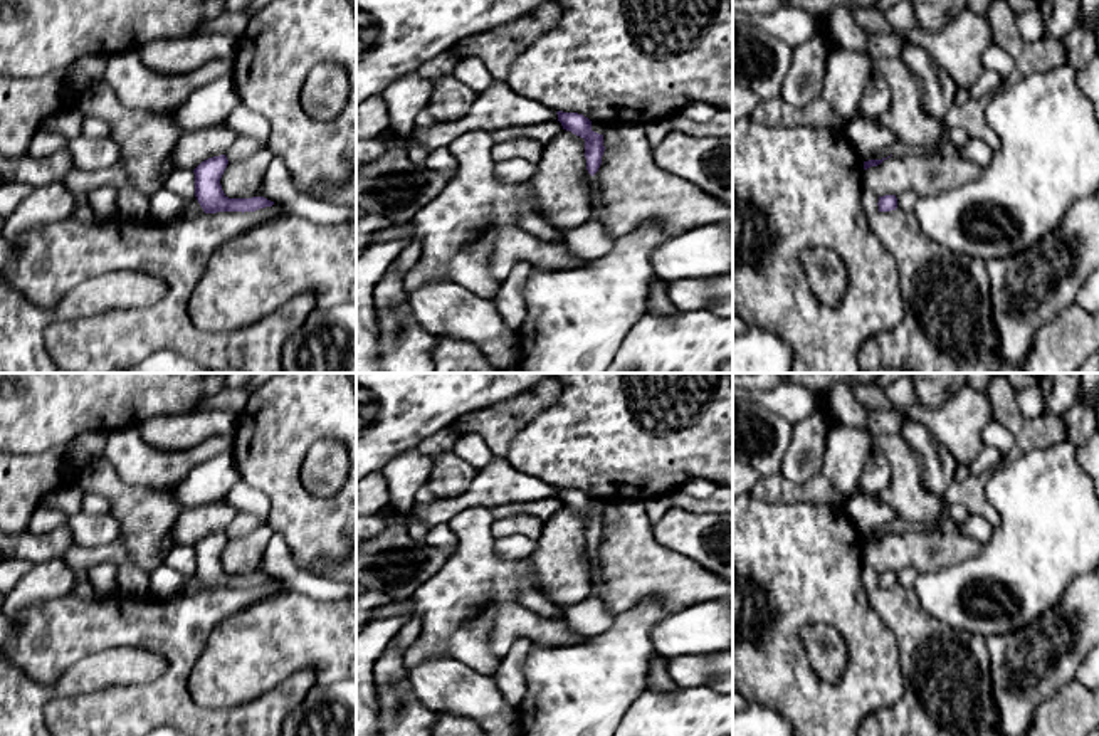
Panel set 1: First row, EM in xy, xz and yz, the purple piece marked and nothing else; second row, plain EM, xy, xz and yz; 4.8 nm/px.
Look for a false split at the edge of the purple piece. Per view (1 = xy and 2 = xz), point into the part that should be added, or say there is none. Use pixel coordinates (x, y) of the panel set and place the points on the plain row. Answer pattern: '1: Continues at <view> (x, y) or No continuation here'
1: No continuation here
2: No continuation here

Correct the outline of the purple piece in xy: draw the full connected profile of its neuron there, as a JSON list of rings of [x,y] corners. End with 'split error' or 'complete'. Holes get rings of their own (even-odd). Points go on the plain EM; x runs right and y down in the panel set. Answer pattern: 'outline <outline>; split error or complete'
outline [[[225,531],[202,538],[195,546],[195,573],[205,590],[217,588],[255,588],[272,583],[274,578],[264,573],[229,575],[220,561],[220,555],[229,541]]]; complete

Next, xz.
outline [[[558,487],[556,491],[563,506],[571,507],[573,511],[585,516],[586,546],[593,553],[602,541],[602,533],[605,528],[603,511],[595,509],[592,506],[592,497],[583,491],[563,487]]]; complete

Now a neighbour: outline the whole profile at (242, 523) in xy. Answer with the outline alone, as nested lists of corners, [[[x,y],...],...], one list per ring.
[[[237,514],[235,519],[227,526],[225,533],[229,538],[237,538],[266,523],[267,519],[252,514]]]

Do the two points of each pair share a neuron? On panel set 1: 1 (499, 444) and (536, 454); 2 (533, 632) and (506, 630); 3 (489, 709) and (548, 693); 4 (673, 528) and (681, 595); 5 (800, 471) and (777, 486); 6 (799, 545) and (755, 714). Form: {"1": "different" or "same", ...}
{"1": "different", "2": "same", "3": "different", "4": "different", "5": "different", "6": "different"}

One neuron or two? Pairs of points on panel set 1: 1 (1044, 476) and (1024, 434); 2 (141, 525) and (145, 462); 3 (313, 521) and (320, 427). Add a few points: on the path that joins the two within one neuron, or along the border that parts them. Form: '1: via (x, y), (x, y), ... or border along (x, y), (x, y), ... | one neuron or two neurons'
1: border along (1066, 439), (1012, 456) | two neurons
2: border along (111, 464), (126, 483), (173, 488) | two neurons
3: via (289, 498), (289, 454), (296, 447) | one neuron

